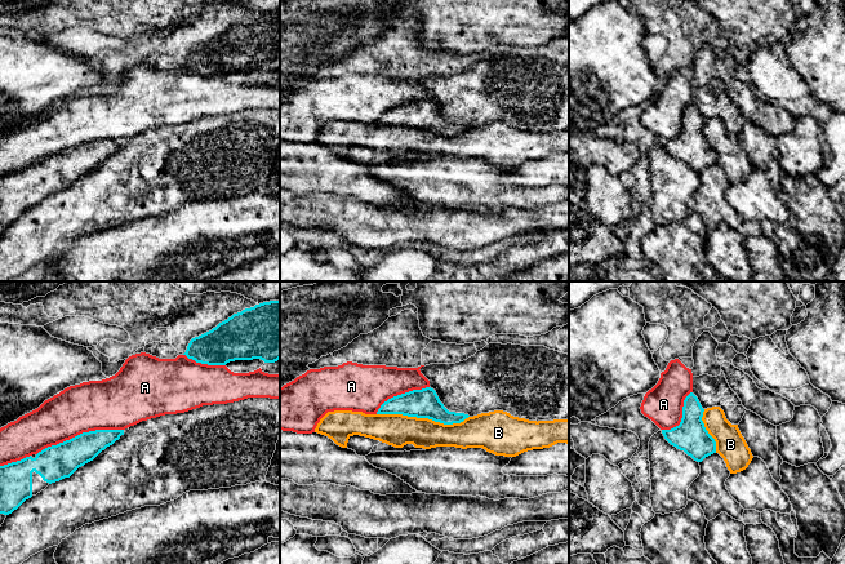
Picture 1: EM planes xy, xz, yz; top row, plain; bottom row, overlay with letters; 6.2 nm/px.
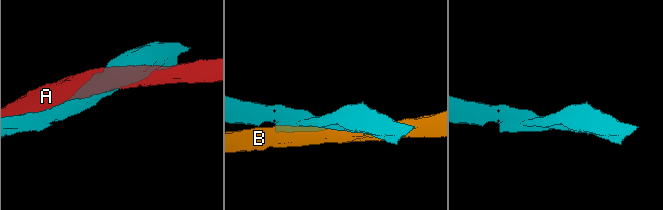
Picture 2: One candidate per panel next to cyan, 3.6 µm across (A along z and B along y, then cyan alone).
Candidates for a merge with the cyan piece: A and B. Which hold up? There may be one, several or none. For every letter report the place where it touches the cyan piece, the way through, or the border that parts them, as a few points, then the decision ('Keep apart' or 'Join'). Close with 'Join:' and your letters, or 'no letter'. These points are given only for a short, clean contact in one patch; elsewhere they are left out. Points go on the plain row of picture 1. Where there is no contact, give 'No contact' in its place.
A: Touches cyan at xy (80, 145). Keep apart
B: Touches cyan at xz (423, 128). Keep apart
Join: no letter

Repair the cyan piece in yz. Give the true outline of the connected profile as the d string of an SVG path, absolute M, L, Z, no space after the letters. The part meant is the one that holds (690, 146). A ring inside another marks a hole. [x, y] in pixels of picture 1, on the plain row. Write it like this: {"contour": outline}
{"contour": "M690 103L684 111L680 136L671 141L662 141L664 150L671 156L684 161L697 173L716 164L716 152L702 132L703 123L698 108Z"}

